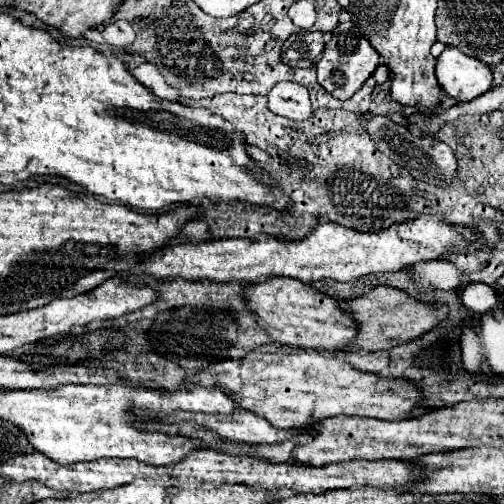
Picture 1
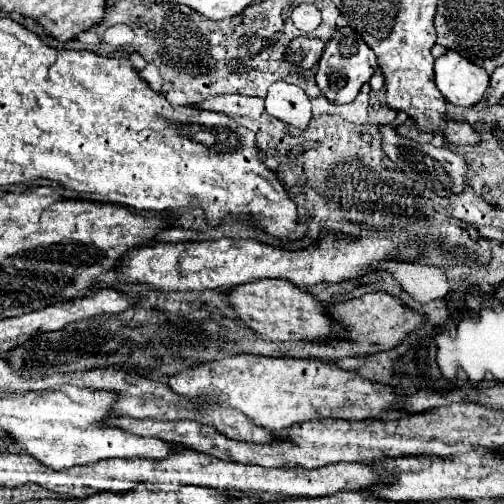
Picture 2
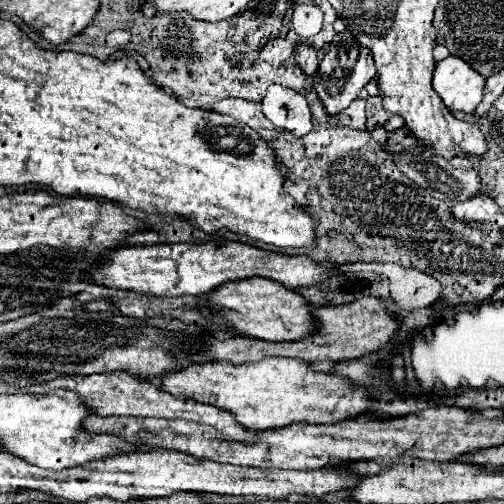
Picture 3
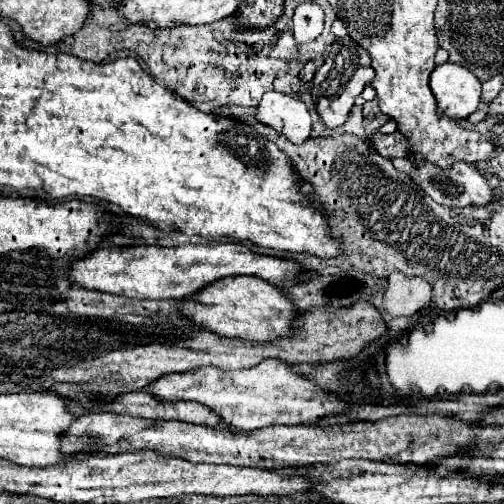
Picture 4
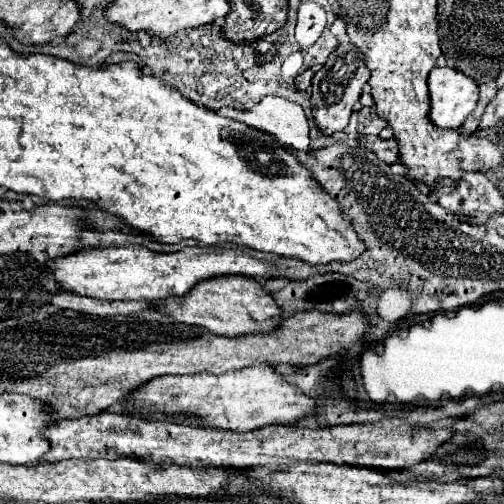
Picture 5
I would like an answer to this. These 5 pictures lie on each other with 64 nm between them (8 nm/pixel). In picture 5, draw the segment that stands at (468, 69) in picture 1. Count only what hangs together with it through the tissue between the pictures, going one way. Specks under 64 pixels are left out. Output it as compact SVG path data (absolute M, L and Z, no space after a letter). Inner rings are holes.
M432 68L428 76L430 120L440 128L458 128L478 102L478 84L454 72L454 68Z

